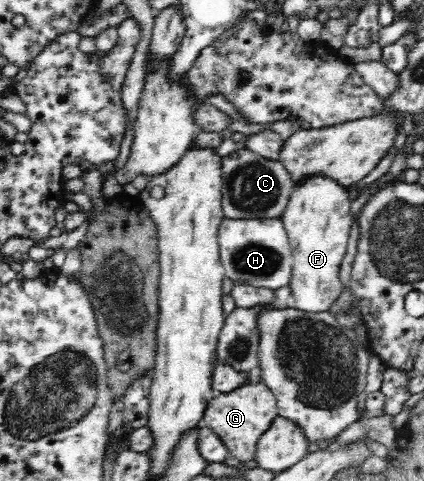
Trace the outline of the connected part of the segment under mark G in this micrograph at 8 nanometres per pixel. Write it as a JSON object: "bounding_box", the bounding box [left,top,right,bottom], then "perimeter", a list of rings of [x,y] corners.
{"bounding_box":[202,377,278,464],"perimeter":[[[246,377],[241,386],[234,387],[229,392],[216,393],[207,403],[202,416],[202,426],[213,429],[215,434],[225,443],[231,456],[245,464],[251,461],[257,438],[271,426],[273,419],[278,415],[276,396],[260,378],[258,382],[249,381]]]}

